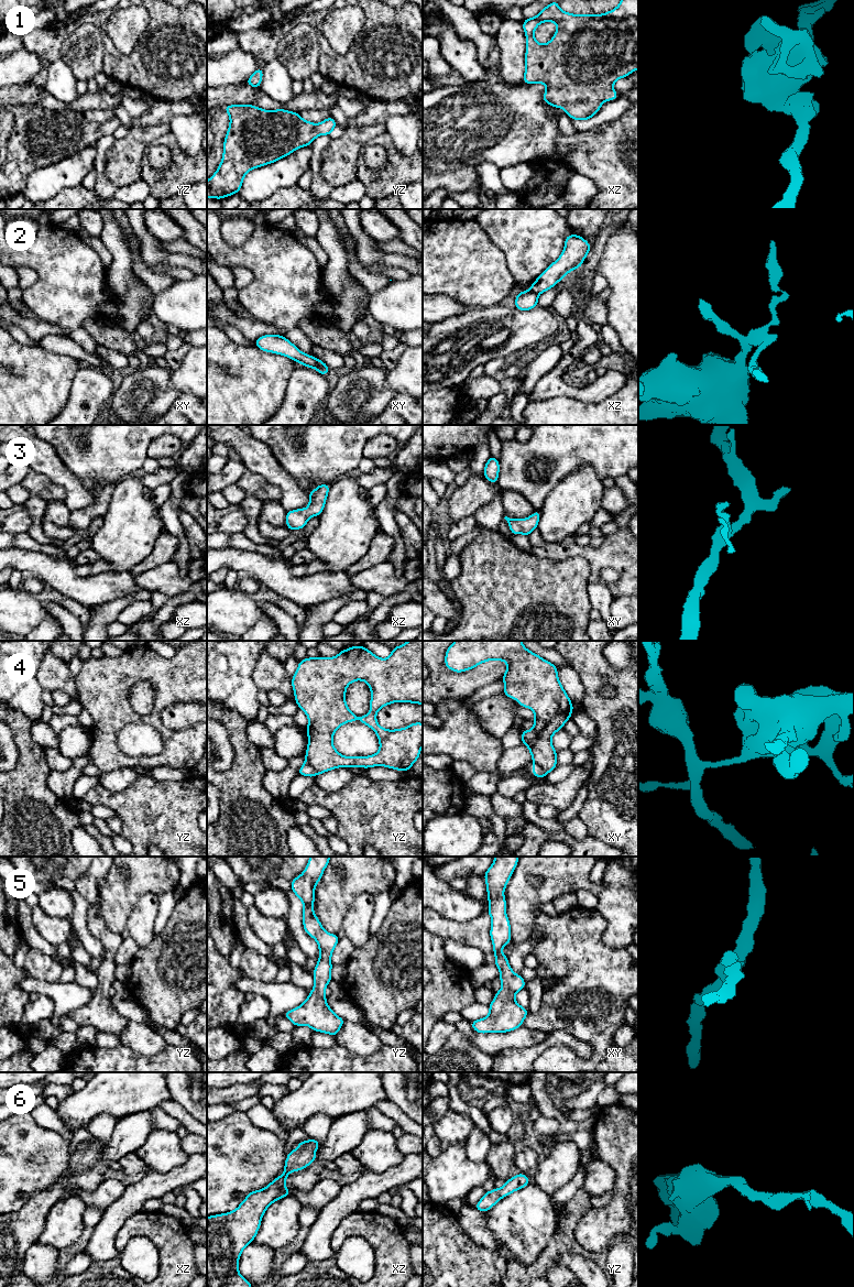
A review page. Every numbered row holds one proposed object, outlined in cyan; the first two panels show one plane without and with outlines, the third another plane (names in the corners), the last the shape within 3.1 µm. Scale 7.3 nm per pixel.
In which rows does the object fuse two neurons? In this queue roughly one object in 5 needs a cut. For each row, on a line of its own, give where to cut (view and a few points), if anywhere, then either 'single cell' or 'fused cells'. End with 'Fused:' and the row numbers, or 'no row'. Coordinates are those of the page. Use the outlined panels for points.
1: cut none; single cell
2: cut xy (316, 359), (317, 369); fused cells
3: cut none; single cell
4: cut xy (534, 763), (538, 764), (547, 773); fused cells
5: cut none; single cell
6: cut none; single cell
Fused: 2, 4

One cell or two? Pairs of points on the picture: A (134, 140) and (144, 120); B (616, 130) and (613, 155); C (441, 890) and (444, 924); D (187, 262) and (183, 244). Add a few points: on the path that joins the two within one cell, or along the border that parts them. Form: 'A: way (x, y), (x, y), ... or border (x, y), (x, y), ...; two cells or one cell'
A: border (167, 123), (133, 126); two cells
B: way (616, 137), (615, 149); one cell
C: border (434, 909), (448, 918), (469, 920); two cells
D: border (170, 252), (181, 252), (195, 257); two cells

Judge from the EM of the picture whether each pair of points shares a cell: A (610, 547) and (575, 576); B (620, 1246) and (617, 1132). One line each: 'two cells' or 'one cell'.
A: two cells
B: two cells

